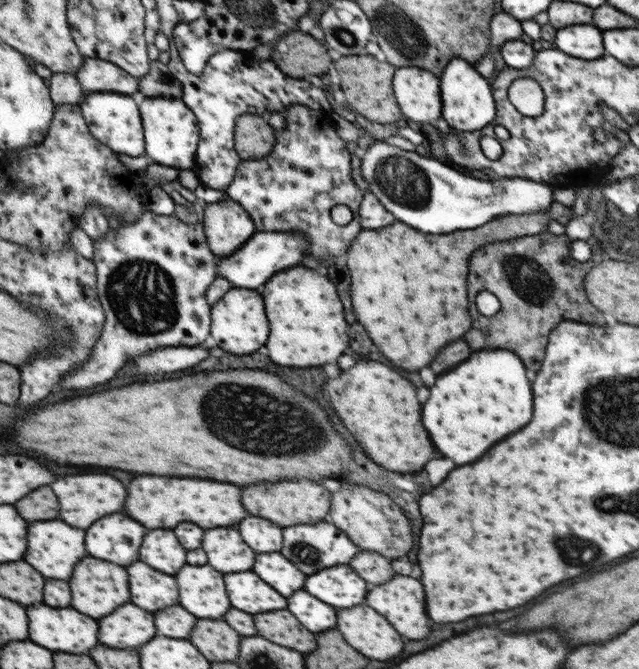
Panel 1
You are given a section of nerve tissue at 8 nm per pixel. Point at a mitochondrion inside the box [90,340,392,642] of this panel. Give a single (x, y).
(281, 423)

